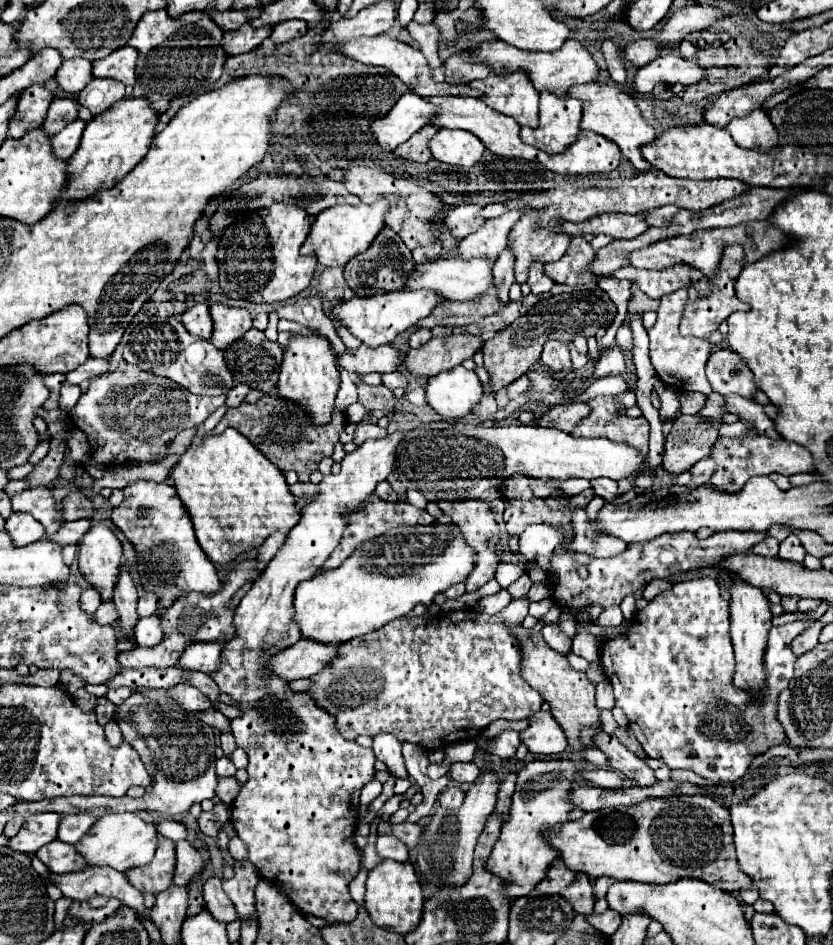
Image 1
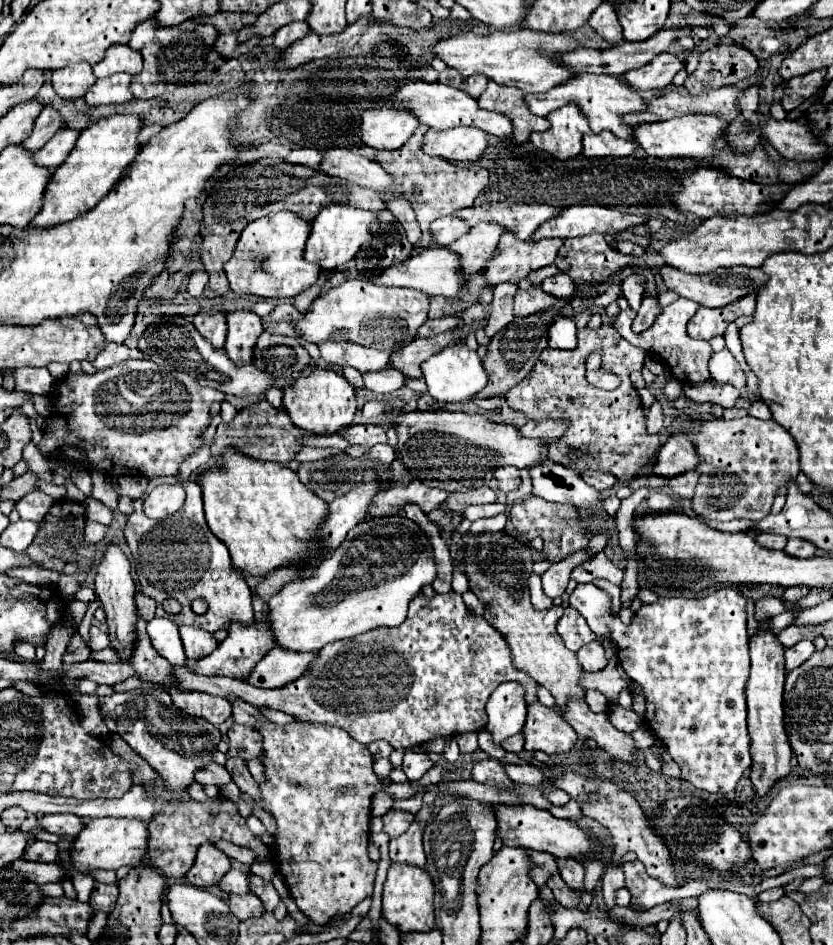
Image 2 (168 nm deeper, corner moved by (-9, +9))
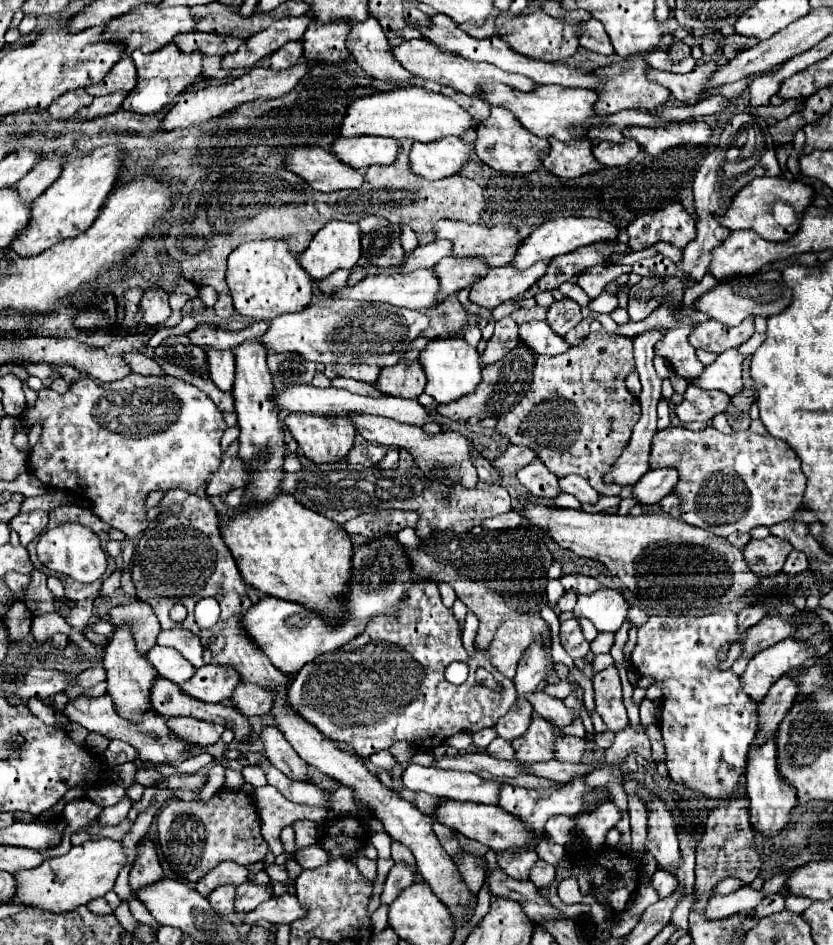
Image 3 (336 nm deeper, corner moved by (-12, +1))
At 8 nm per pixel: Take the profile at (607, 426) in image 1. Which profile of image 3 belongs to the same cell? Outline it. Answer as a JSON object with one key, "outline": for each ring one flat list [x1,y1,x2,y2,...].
{"outline":[[606,330,592,332,578,346,572,346,570,352,558,356,538,356,530,390,512,412,500,418,496,430,508,436,512,444,528,446,534,452,538,452,546,468,558,478,566,474,580,474,602,496,618,496,622,492,622,486,608,486,602,478,606,472,610,472,610,468,620,458,626,444,630,442,632,428,640,416,638,398,632,392,628,392,624,384,626,376,632,372,636,372,636,364,632,356,632,340,624,336,612,336]]}

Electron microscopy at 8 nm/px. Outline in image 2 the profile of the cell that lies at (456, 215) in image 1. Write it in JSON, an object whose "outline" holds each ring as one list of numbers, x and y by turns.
{"outline":[[453,216,439,218,431,224,431,234,433,234,433,244,435,246,447,246,465,232,469,232,469,226,463,224,463,220,453,218]]}

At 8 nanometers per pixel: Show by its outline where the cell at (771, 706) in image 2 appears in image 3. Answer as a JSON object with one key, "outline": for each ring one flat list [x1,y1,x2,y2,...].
{"outline":[[776,734,770,736,764,744,752,744,748,752,748,766,746,766,746,790,750,800,750,824,760,830,766,838,776,836,788,822,790,812,796,806,796,790,790,786,778,770,778,748,776,748]]}

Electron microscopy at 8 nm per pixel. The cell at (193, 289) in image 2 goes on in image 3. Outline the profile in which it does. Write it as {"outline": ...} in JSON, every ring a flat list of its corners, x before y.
{"outline":[[198,286,198,298,202,300,204,306,214,306,216,302,216,290,212,286]]}

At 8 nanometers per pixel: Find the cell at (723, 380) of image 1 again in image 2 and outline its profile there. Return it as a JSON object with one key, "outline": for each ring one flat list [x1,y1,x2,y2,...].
{"outline":[[727,348,711,356,709,372,711,372,711,378,717,382,727,382,735,388,745,386,745,372,741,370,741,366,737,364,737,360,733,358,733,354]]}

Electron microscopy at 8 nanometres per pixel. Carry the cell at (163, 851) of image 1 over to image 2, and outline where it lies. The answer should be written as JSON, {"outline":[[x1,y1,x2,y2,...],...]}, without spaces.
{"outline":[[189,796,171,798,149,822,149,864,169,878,183,878,195,862,195,852,205,842,227,840,237,846,249,846,255,850,257,860,269,860,267,846,259,842,251,830,247,830,245,818,237,812,237,806,225,796,215,796,211,802,201,804]]}

